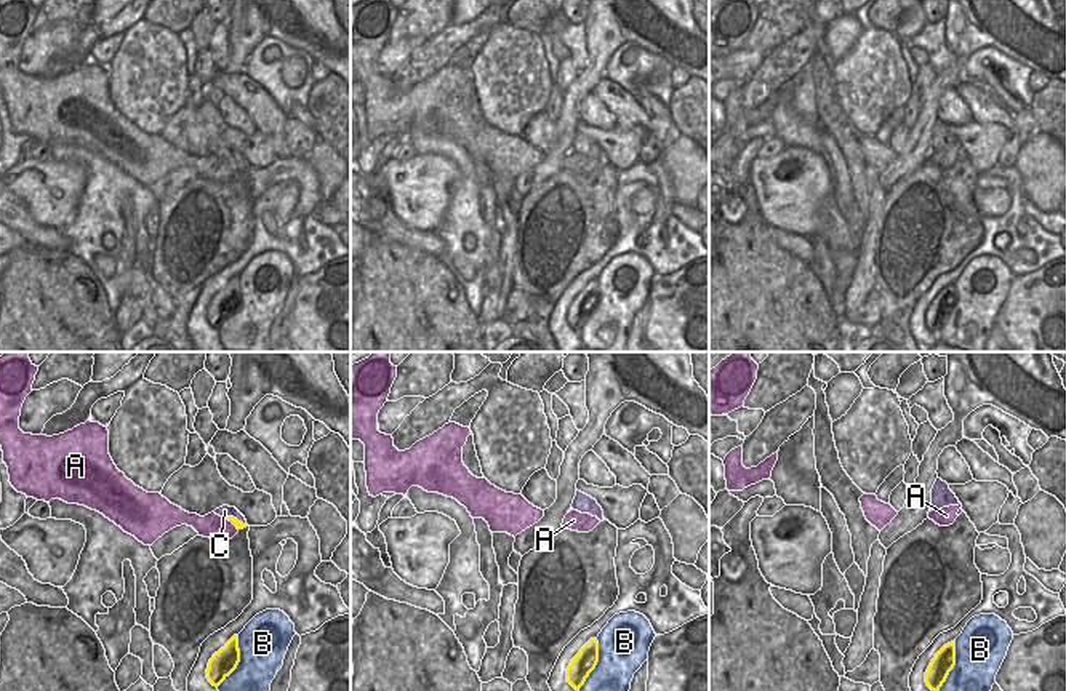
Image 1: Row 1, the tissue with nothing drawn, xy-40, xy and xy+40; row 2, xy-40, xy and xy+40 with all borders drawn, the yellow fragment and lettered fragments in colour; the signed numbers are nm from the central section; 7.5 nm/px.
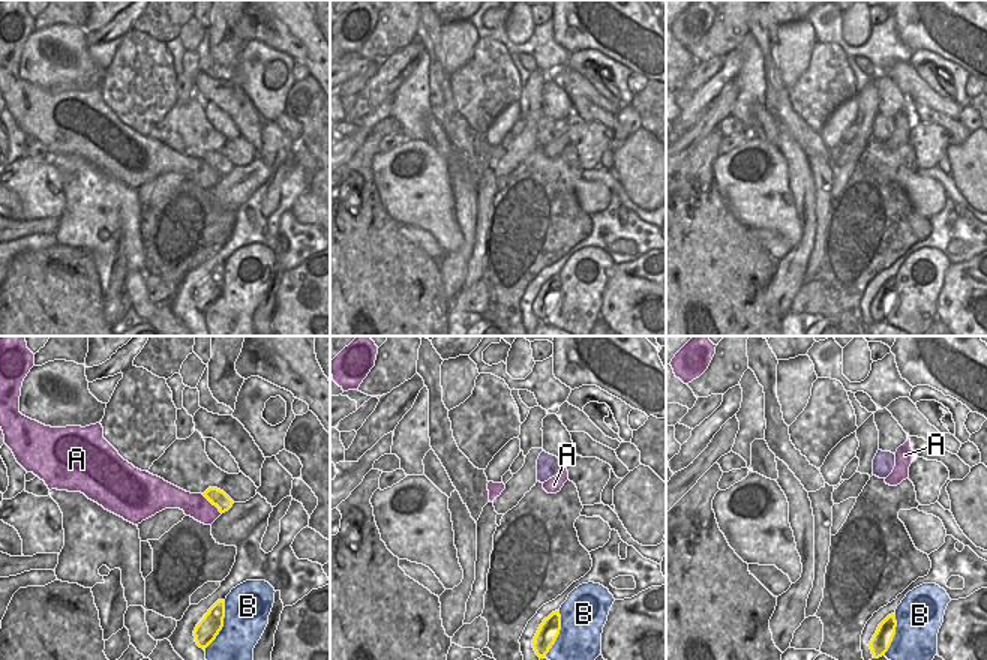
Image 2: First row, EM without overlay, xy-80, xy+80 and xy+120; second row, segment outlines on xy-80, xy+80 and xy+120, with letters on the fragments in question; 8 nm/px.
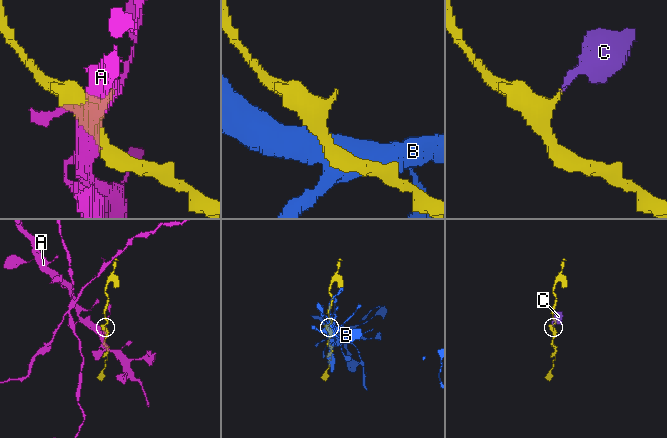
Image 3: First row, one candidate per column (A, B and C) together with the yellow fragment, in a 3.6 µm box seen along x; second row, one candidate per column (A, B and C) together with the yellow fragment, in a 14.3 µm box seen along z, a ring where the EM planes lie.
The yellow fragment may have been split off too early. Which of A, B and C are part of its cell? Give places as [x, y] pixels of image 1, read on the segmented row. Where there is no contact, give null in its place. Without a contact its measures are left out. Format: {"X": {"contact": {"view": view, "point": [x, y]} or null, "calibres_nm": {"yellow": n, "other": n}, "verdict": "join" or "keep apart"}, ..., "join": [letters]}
{"A": {"contact": {"view": "xy-40", "point": [232, 522]}, "calibres_nm": {"yellow": 50, "other": 180}, "verdict": "keep apart"}, "B": {"contact": {"view": "xy-40", "point": [239, 661]}, "calibres_nm": {"yellow": 190, "other": 380}, "verdict": "keep apart"}, "C": {"contact": {"view": "xy-40", "point": [236, 519]}, "calibres_nm": {"yellow": 50, "other": 90}, "verdict": "join"}, "join": ["C"]}

